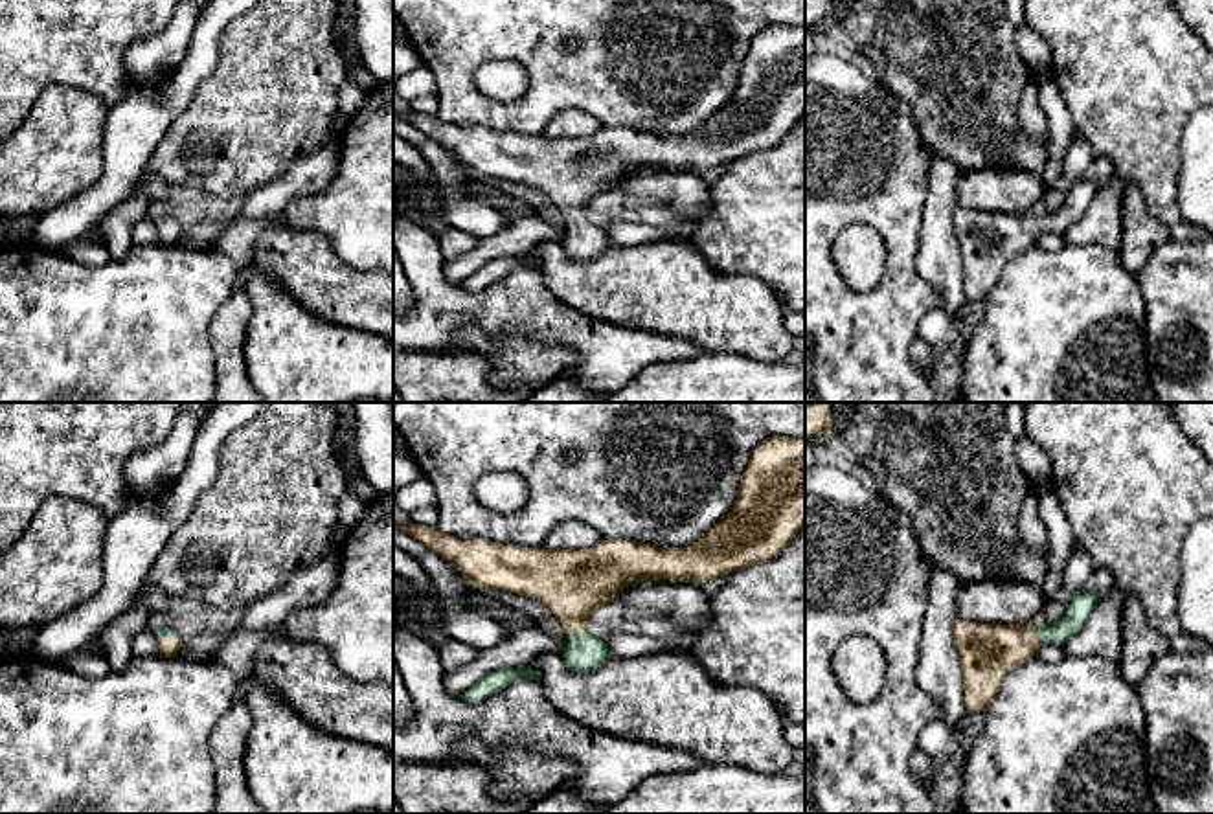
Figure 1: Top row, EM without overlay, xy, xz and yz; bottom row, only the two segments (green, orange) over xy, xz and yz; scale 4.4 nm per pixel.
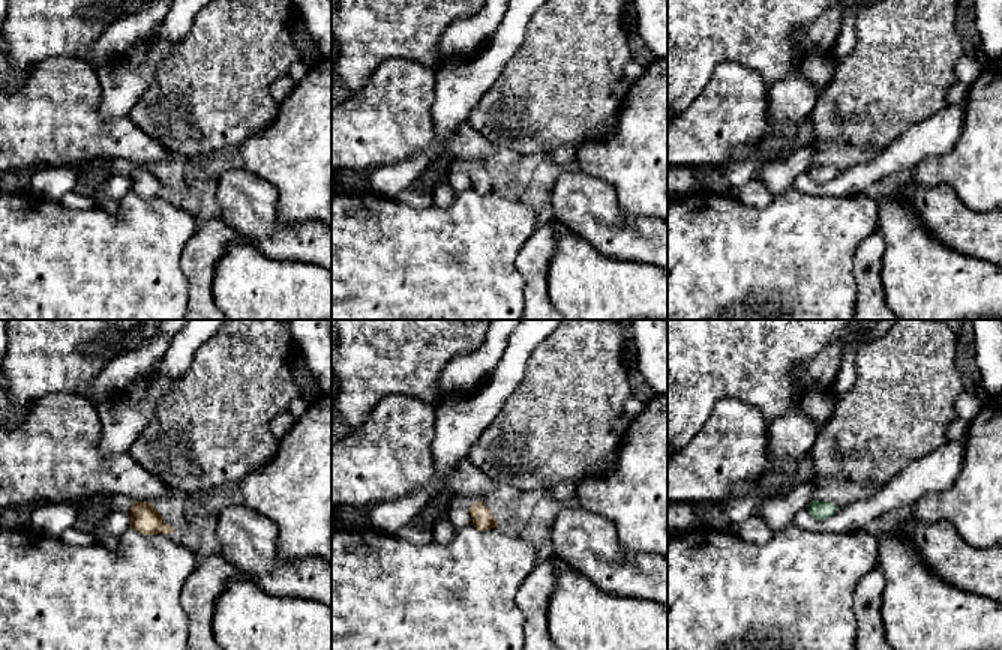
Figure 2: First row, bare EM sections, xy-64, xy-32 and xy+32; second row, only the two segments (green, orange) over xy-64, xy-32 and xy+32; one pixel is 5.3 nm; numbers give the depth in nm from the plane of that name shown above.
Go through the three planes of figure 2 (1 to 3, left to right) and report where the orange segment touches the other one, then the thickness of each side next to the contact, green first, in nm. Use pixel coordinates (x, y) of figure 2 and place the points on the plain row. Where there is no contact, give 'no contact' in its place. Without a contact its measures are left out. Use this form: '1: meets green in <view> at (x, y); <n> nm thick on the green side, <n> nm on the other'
1: no contact
2: no contact
3: no contact

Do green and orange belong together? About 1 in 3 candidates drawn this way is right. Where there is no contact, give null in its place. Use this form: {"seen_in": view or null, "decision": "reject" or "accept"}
{"seen_in": "xy", "decision": "accept"}

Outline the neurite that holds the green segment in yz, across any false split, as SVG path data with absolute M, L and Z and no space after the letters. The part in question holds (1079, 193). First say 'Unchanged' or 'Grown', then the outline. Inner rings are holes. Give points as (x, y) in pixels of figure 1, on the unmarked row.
Grown. M1094 180L1066 184L1062 206L1042 215L958 208L952 228L965 270L967 301L987 300L1013 257L1035 246L1042 233L1064 233L1088 209L1095 193Z

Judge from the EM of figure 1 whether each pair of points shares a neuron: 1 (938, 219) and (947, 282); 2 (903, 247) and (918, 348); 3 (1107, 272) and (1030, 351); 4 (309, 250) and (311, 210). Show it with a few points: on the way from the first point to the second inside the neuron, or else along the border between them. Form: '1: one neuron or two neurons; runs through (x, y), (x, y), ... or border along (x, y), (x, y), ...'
1: one neuron; runs through (938, 234), (941, 267)
2: two neurons; border along (918, 335), (910, 346), (910, 361), (925, 377)
3: one neuron; runs through (1087, 293), (1050, 331)
4: two neurons; border along (280, 221), (293, 228), (320, 232), (340, 261)

